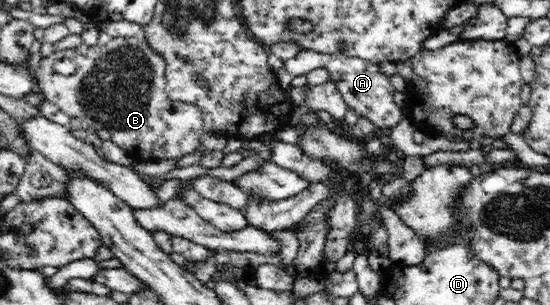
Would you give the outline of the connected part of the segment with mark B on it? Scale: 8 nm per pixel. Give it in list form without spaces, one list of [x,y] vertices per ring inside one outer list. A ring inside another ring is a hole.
[[[134,36],[112,38],[105,45],[87,46],[81,43],[75,49],[54,51],[51,56],[41,58],[33,67],[34,80],[39,84],[45,98],[63,113],[80,118],[87,127],[93,127],[104,137],[113,141],[133,161],[149,162],[154,160],[179,160],[189,154],[205,156],[209,150],[201,144],[205,130],[205,113],[192,103],[170,101],[166,94],[167,72],[163,56],[151,48],[146,37]],[[69,58],[75,64],[75,72],[63,76],[53,69],[55,62]]]

